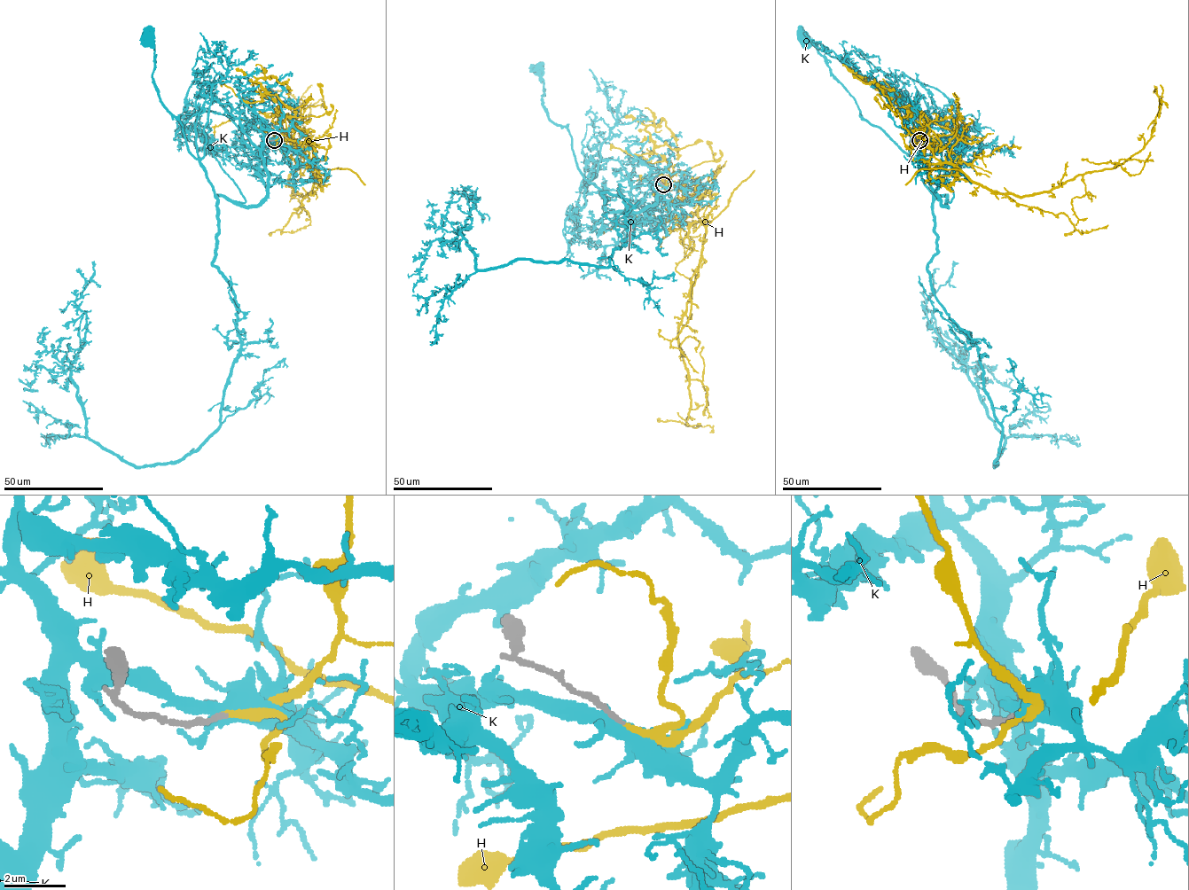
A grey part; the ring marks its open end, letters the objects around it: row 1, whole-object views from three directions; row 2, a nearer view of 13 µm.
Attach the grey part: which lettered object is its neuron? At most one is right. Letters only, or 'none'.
H

